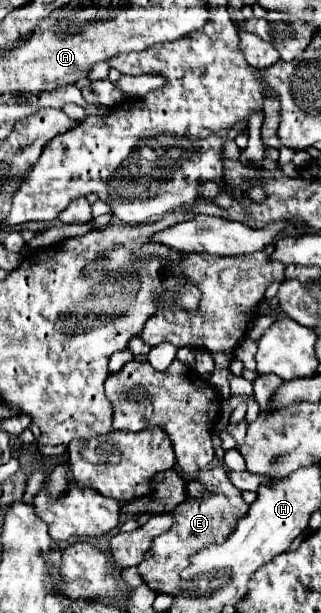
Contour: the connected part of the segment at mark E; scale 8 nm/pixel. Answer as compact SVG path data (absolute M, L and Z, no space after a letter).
M223 467L205 469L205 471L201 471L201 475L197 479L201 483L205 483L207 489L213 491L213 495L205 497L201 503L199 501L181 503L175 511L177 527L173 527L173 531L169 531L165 535L159 535L157 541L153 541L153 545L145 553L145 559L137 565L143 581L155 593L165 593L171 597L179 595L175 591L181 589L181 571L185 567L189 567L189 563L191 563L189 557L193 557L195 553L199 553L201 549L205 549L211 543L221 543L221 539L225 539L225 535L229 535L233 531L235 521L241 515L245 515L245 511L249 509L249 505L241 497L241 491L229 483L227 471Z

